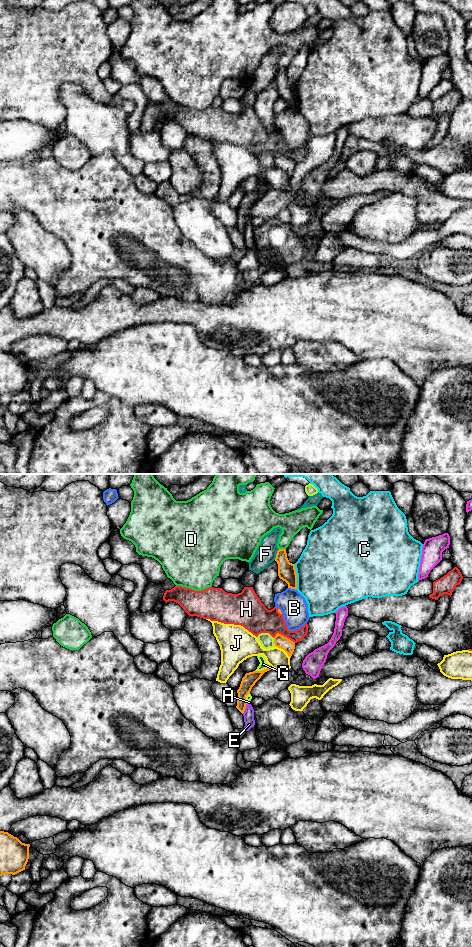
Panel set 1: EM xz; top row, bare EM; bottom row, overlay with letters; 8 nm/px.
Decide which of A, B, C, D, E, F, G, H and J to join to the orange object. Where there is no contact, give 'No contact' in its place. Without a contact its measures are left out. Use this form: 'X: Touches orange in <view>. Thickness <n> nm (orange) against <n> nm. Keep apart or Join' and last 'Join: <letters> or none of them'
A: Touches orange in xz. Thickness 110 nm (orange) against 30 nm. Keep apart
B: Touches orange in xz. Thickness 140 nm (orange) against 220 nm. Keep apart
C: Touches orange in xz. Thickness 140 nm (orange) against 500 nm. Keep apart
D: Touches orange in xz. Thickness 140 nm (orange) against 180 nm. Keep apart
E: Touches orange in xz. Thickness 110 nm (orange) against 90 nm. Keep apart
F: Touches orange in xz. Thickness 140 nm (orange) against 160 nm. Keep apart
G: Touches orange in xz. Thickness 110 nm (orange) against 70 nm. Keep apart
H: Touches orange in xz. Thickness 100 nm (orange) against 240 nm. Keep apart
J: Touches orange in xz. Thickness 100 nm (orange) against 170 nm. Keep apart
Join: none of them

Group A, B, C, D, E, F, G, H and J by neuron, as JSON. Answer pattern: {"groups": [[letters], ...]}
{"groups": [["A", "E"], ["B"], ["C"], ["D"], ["F"], ["G"], ["H"], ["J"]]}

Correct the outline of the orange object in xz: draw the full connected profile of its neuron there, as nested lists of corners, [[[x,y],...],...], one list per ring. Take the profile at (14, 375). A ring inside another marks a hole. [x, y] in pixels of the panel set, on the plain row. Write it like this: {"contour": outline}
{"contour": [[[0,351],[0,396],[15,395],[25,390],[29,367],[30,364],[22,363],[8,352]]]}

